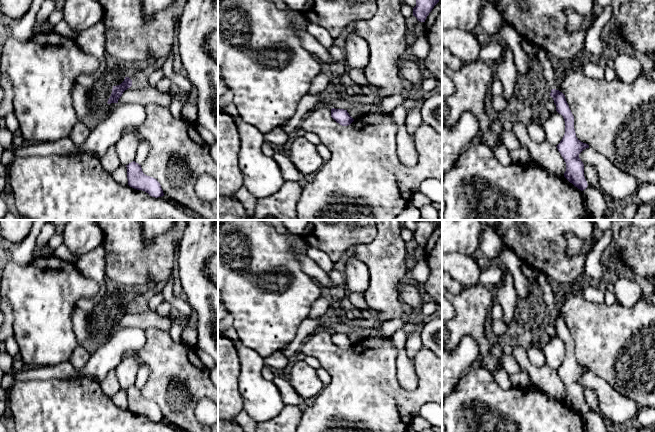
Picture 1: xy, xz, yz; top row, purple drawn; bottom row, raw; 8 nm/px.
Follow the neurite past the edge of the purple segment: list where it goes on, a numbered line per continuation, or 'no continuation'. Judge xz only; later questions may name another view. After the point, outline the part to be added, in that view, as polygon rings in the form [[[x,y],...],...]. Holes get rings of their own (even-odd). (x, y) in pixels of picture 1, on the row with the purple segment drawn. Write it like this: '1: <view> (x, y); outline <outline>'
no continuation

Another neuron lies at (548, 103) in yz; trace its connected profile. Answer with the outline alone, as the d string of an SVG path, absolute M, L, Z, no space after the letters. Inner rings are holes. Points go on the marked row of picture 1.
M547 96L543 102L545 109L551 114L556 111L556 105L551 96Z

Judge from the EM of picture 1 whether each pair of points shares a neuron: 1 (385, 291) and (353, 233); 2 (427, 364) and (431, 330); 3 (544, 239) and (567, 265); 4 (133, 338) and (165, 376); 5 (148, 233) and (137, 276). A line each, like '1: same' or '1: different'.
1: different
2: different
3: same
4: different
5: different

